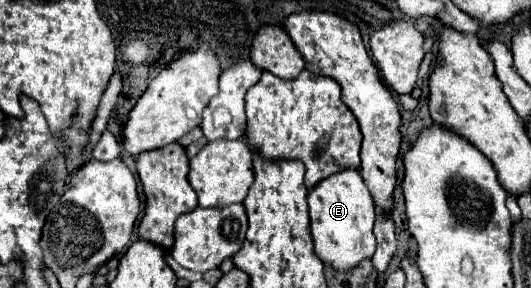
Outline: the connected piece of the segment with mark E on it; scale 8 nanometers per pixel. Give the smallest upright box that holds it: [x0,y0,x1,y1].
[307,170,375,272]

